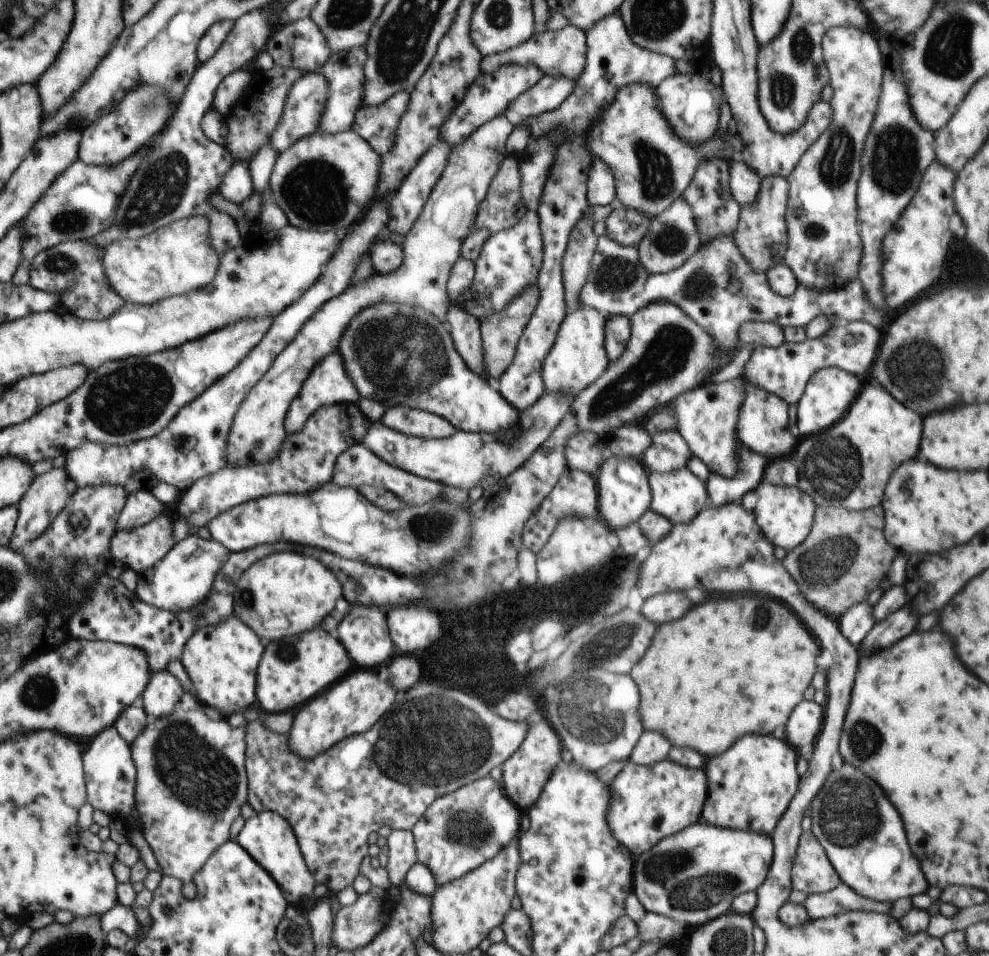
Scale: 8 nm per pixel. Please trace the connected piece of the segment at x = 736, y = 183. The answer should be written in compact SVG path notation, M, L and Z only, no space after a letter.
M744 160L729 164L729 190L741 212L756 201L761 180L761 177Z

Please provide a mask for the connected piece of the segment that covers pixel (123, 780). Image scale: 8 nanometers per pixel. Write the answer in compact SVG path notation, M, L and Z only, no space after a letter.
M115 727L102 730L92 738L84 752L84 772L87 773L88 804L114 818L129 818L135 810L135 767L129 745Z

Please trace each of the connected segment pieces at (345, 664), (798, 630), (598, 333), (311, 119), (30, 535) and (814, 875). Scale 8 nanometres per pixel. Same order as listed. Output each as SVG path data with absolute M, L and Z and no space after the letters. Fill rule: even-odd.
M320 626L300 635L271 641L258 664L258 708L264 713L297 710L346 676L348 668L354 667L350 664L353 663L336 636L326 633Z
M761 594L710 598L702 606L698 604L688 610L680 620L662 624L655 632L640 663L629 673L639 689L643 730L662 733L670 745L689 747L710 757L726 752L748 732L772 735L777 726L786 724L792 708L811 685L818 670L816 658L822 651L788 606L776 599L766 600Z
M580 306L568 312L541 369L546 393L560 392L578 397L580 392L606 374L610 364L605 350L607 320L600 312L589 307Z
M304 73L289 89L278 127L269 135L269 146L280 154L288 151L298 140L312 135L317 130L318 121L327 100L327 81L319 73Z
M53 467L52 470L45 474L36 474L35 481L31 485L30 490L16 505L18 517L9 548L12 551L18 551L19 549L24 549L26 545L32 544L39 537L42 537L42 534L50 527L50 524L58 517L58 514L62 512L67 501L77 490L78 486L64 467Z
M811 831L803 832L799 839L791 879L793 889L808 894L826 893L841 884L824 848Z

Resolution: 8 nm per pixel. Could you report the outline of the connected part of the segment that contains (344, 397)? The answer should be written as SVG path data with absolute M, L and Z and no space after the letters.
M334 352L329 356L326 356L314 370L312 370L312 376L304 382L300 394L296 396L296 400L290 404L290 410L284 418L284 428L288 434L294 434L294 432L300 432L308 420L308 416L312 416L318 408L322 406L331 406L343 403L358 403L360 400L360 394L354 386L354 382L348 378L348 374L344 372L343 359L339 352Z

